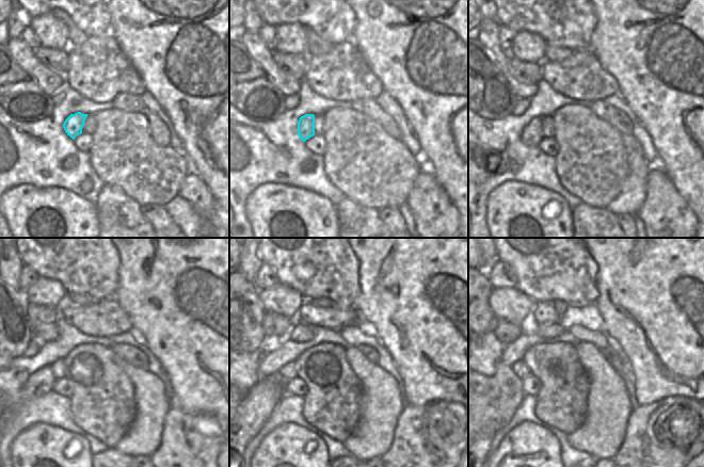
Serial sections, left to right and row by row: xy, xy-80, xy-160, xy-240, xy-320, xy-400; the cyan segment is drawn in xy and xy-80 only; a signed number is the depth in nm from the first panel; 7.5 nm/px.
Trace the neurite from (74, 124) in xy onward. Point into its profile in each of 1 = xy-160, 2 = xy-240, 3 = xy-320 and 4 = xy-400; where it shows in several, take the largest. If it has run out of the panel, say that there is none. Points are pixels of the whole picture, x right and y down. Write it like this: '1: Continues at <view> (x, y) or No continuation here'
1: Continues at xy-160 (532, 133)
2: Continues at xy-240 (40, 383)
3: Continues at xy-320 (256, 406)
4: Continues at xy-400 (490, 436)

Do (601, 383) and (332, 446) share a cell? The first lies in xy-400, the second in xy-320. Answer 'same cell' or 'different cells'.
different cells

